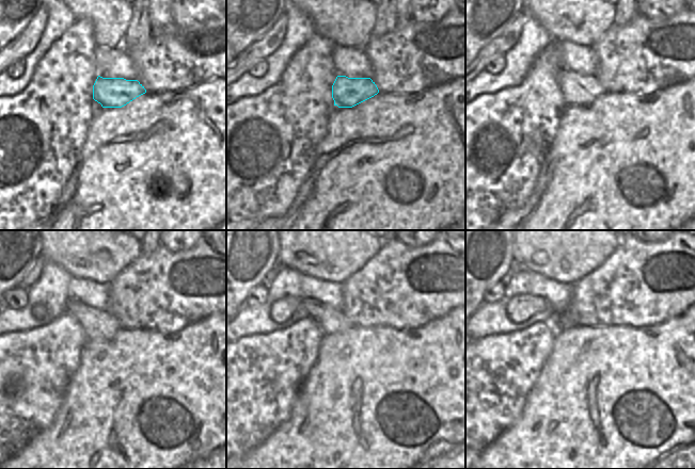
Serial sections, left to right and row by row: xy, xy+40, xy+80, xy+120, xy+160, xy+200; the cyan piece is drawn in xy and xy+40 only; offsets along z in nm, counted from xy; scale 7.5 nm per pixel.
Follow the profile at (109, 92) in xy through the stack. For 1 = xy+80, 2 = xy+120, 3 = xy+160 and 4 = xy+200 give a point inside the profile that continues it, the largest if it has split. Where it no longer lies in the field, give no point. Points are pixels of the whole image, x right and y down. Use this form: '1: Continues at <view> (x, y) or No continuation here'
1: Continues at xy+80 (578, 90)
2: Continues at xy+120 (97, 324)
3: Continues at xy+160 (331, 320)
4: Continues at xy+200 (520, 308).

